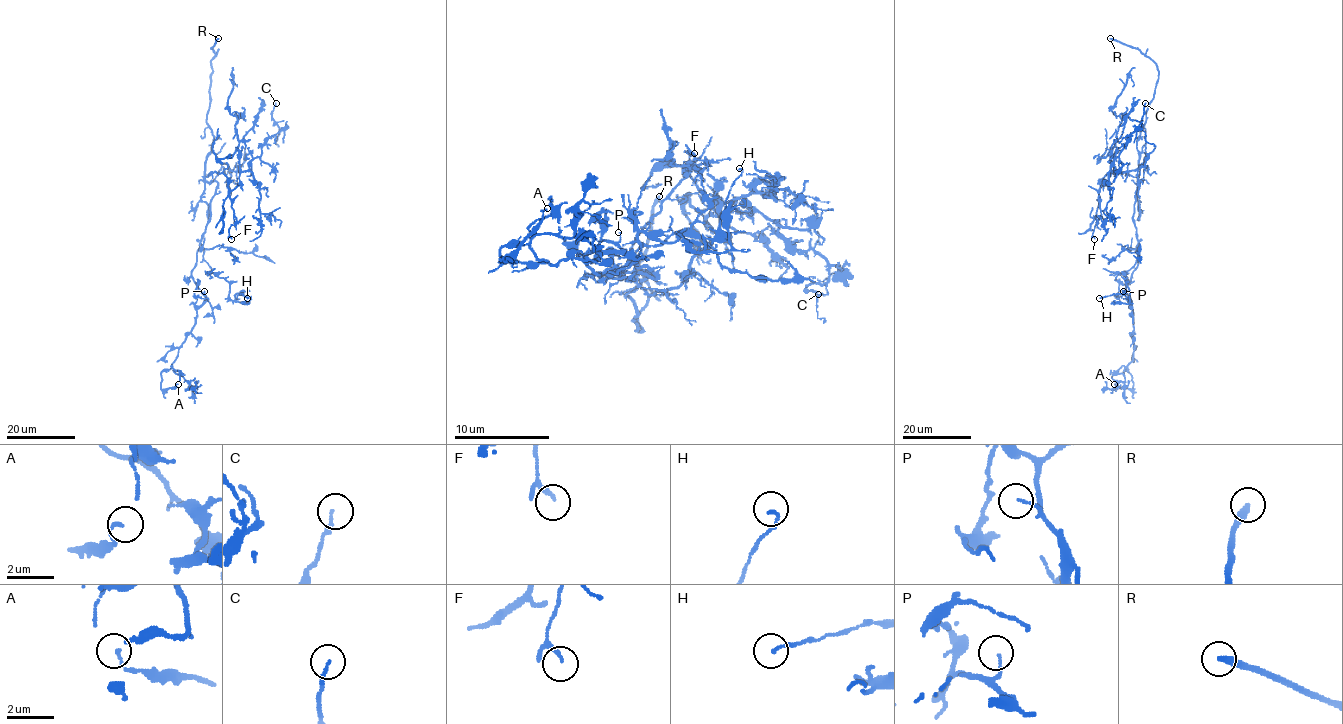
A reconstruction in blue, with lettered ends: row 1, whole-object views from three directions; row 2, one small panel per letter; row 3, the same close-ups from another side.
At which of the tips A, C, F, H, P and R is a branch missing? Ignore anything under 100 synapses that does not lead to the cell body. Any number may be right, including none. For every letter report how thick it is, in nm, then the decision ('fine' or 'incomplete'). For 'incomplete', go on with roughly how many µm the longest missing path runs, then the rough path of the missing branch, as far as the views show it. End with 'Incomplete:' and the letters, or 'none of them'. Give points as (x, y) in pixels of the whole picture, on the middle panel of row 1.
A: 130 nm | fine
C: 120 nm | fine
F: 170 nm | fine
H: 120 nm | fine
P: 100 nm | fine
R: 320 nm | incomplete | 20 µm | (659, 196), (699, 158), (701, 149), (678, 163), (673, 160), (690, 139), (690, 125), (704, 118)
Incomplete: R

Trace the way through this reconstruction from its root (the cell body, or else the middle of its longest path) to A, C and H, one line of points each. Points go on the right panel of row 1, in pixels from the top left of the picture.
A: (1135, 202), (1138, 265), (1126, 286), (1133, 313), (1135, 348), (1127, 367), (1133, 388), (1114, 384)
C: (1135, 202), (1139, 155), (1145, 153), (1134, 170), (1111, 171), (1111, 166), (1129, 135), (1140, 129), (1145, 103)
H: (1135, 202), (1133, 222), (1138, 239), (1138, 259), (1123, 272), (1130, 300), (1125, 294), (1099, 298)

